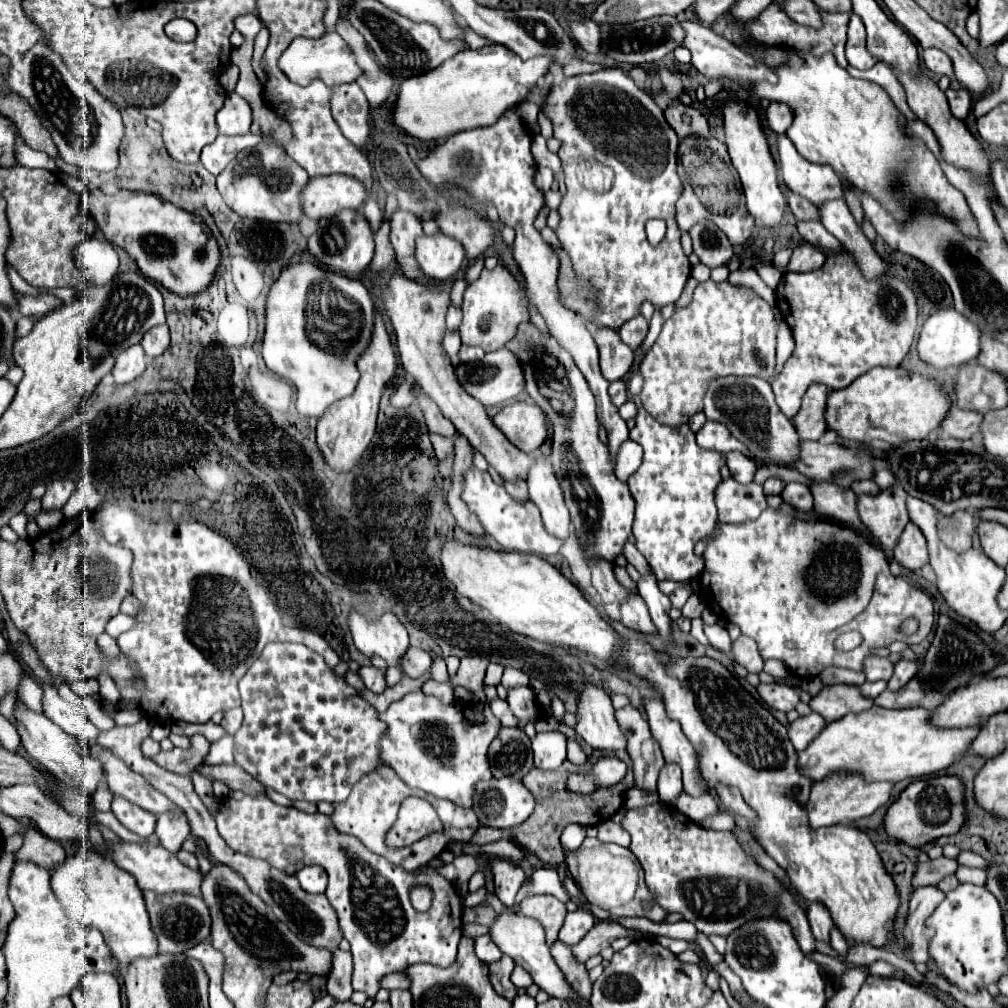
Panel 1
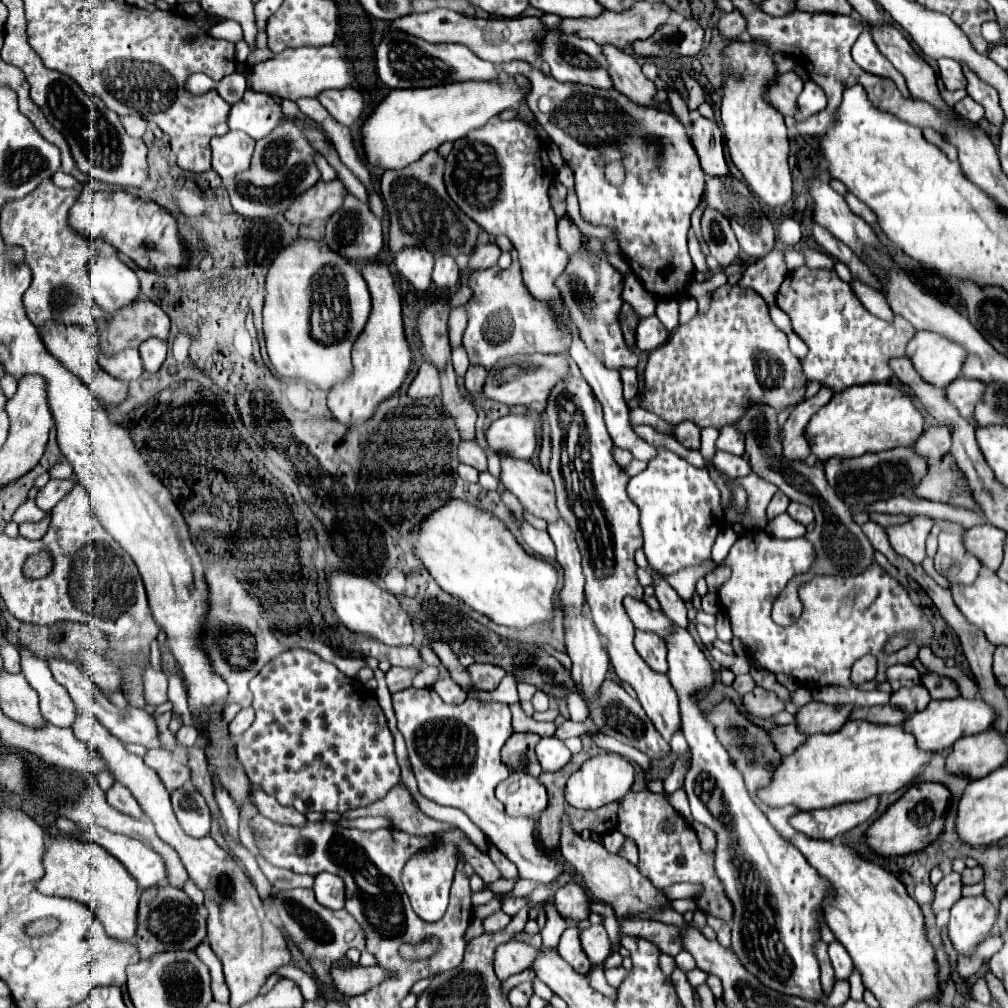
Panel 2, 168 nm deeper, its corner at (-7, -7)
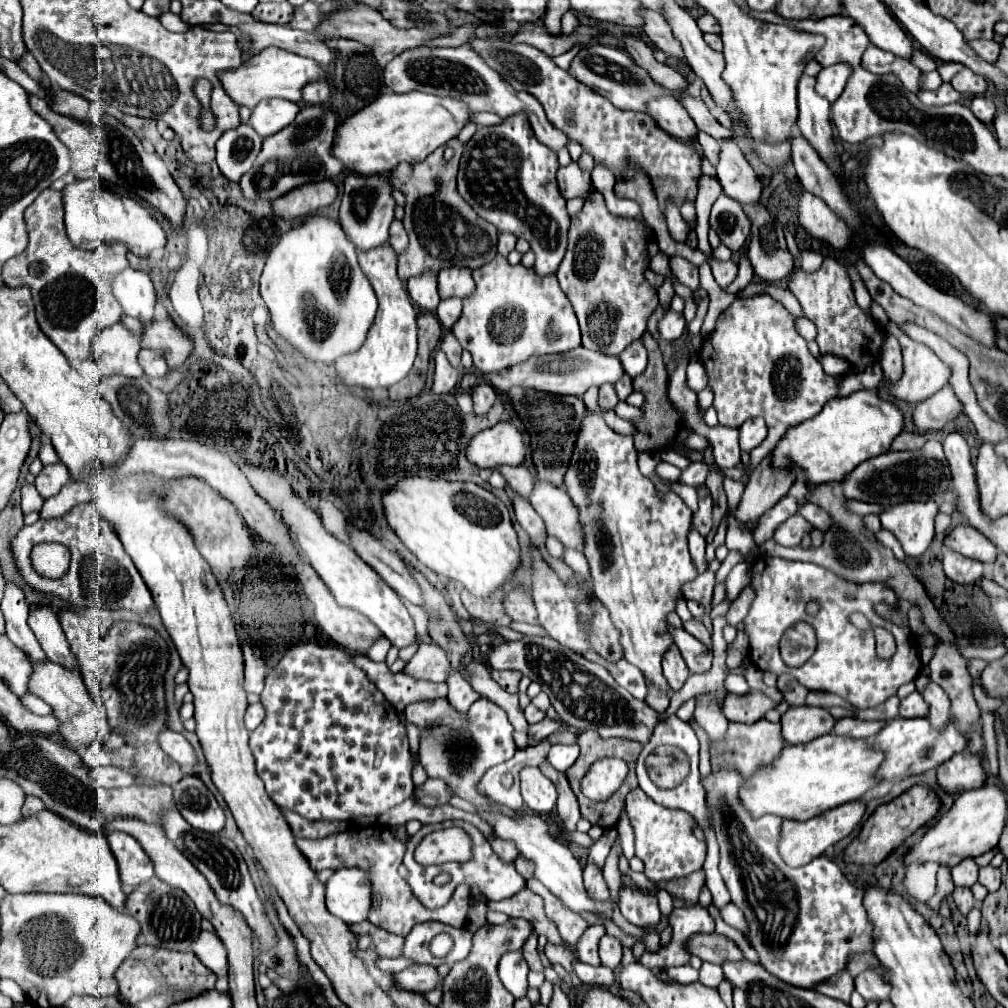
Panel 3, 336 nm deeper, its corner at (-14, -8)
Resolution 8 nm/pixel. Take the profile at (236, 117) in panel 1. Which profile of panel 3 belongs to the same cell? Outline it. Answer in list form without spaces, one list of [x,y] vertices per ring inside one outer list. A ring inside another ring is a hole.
[[[261,100],[253,110],[251,110],[251,118],[249,124],[255,128],[255,132],[259,136],[271,136],[279,130],[283,130],[285,126],[289,126],[297,114],[299,114],[301,106],[289,100]]]

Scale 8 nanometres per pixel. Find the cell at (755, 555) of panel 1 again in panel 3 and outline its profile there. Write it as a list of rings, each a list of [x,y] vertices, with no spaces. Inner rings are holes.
[[[759,556],[753,562],[751,574],[751,588],[755,590],[755,600],[751,604],[749,616],[745,618],[745,632],[749,634],[751,660],[759,670],[773,672],[777,676],[791,674],[807,690],[833,692],[837,696],[847,698],[857,708],[873,708],[877,704],[883,704],[887,698],[897,694],[897,688],[901,684],[907,684],[917,678],[921,670],[921,660],[917,642],[915,638],[911,640],[911,630],[887,622],[873,612],[875,602],[899,604],[897,596],[885,584],[853,584],[811,562],[793,562],[771,556]],[[809,600],[817,600],[821,604],[817,616],[809,616],[805,612],[805,604]],[[853,612],[865,614],[873,626],[887,628],[895,636],[897,652],[893,658],[877,658],[875,634],[871,630],[857,630],[849,622],[849,614]],[[801,620],[809,622],[815,628],[817,650],[803,666],[789,668],[781,660],[779,640],[789,626]]]

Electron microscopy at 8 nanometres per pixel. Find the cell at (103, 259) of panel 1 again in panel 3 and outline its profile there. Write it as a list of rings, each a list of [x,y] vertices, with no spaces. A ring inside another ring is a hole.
[[[127,268],[113,280],[113,294],[127,316],[133,316],[143,324],[151,324],[157,296],[147,272]]]

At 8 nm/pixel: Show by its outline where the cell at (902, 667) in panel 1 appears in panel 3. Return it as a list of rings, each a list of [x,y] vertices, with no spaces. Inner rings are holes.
[[[919,692],[909,694],[907,698],[901,700],[901,708],[899,708],[903,718],[915,718],[915,716],[927,716],[927,704],[923,700],[923,696],[919,696]]]

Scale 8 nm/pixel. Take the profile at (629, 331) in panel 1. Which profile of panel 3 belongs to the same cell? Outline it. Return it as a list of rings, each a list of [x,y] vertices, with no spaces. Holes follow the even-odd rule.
[[[669,310],[669,312],[663,316],[663,320],[659,322],[661,338],[673,342],[673,340],[677,340],[677,338],[683,336],[685,326],[687,326],[687,322],[685,322],[683,314],[681,314],[681,312],[673,312],[673,310]]]

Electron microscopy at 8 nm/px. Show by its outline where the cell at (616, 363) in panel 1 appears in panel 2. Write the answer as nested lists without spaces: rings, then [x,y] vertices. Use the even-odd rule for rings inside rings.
[[[586,251],[584,257],[570,257],[570,263],[556,281],[558,289],[562,291],[562,297],[566,305],[570,307],[572,319],[580,331],[580,337],[584,339],[586,347],[608,367],[614,371],[620,371],[624,367],[634,369],[638,365],[638,353],[628,349],[620,325],[618,325],[618,311],[622,307],[622,275],[602,257],[594,259],[592,253]]]

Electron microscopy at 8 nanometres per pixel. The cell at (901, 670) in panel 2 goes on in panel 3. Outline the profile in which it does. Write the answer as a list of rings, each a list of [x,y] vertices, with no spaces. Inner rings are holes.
[[[929,682],[929,686],[923,692],[923,698],[929,704],[929,716],[927,718],[935,724],[935,728],[943,728],[943,724],[947,724],[947,720],[951,720],[949,696],[935,682]]]

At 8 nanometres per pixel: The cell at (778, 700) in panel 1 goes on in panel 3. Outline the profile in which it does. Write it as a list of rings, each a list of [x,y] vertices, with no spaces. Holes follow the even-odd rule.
[[[751,690],[743,696],[727,694],[727,700],[723,700],[723,714],[729,722],[741,722],[741,724],[753,724],[759,718],[765,716],[767,710],[775,708],[775,704],[757,690]]]

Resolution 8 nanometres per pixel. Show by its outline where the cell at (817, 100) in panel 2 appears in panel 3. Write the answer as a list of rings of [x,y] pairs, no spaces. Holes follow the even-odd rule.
[[[835,64],[831,68],[823,68],[817,76],[817,92],[825,96],[829,102],[835,102],[843,92],[849,76],[851,68],[847,68],[847,64]]]

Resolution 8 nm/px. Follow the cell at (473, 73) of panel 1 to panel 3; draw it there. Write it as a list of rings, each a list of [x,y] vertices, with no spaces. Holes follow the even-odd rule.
[[[387,92],[375,102],[357,110],[339,122],[331,156],[341,160],[349,172],[355,174],[383,174],[391,172],[401,160],[421,162],[435,148],[457,136],[469,122],[467,106],[453,98],[441,98],[425,92],[393,94]]]

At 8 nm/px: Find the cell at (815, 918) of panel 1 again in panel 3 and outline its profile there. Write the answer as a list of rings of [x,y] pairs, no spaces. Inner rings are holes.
[[[865,970],[859,974],[859,978],[855,978],[855,990],[865,998],[865,1000],[875,1000],[885,1002],[887,1000],[887,992],[891,992],[891,988],[887,988],[887,984],[883,984],[883,980],[879,980],[879,974]]]

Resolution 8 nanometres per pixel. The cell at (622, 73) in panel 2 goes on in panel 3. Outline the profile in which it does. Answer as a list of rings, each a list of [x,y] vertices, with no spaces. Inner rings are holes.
[[[663,96],[659,100],[651,100],[649,116],[655,118],[659,128],[669,132],[677,140],[691,140],[691,144],[697,144],[699,130],[687,110],[675,98]]]

